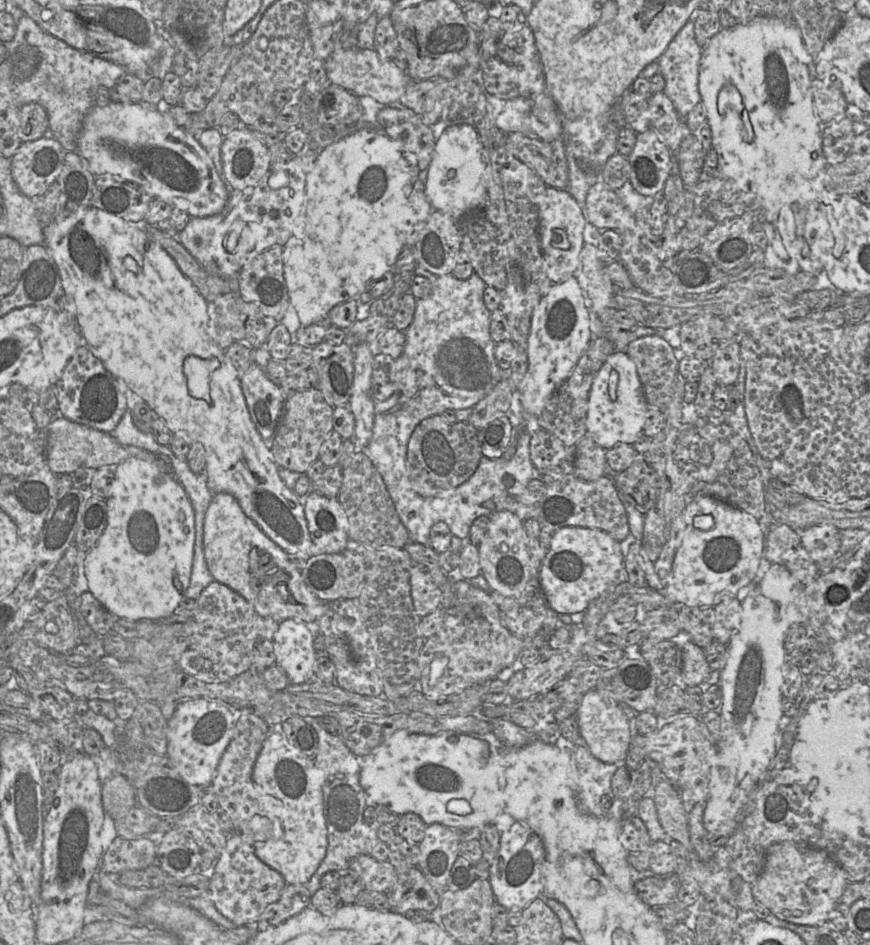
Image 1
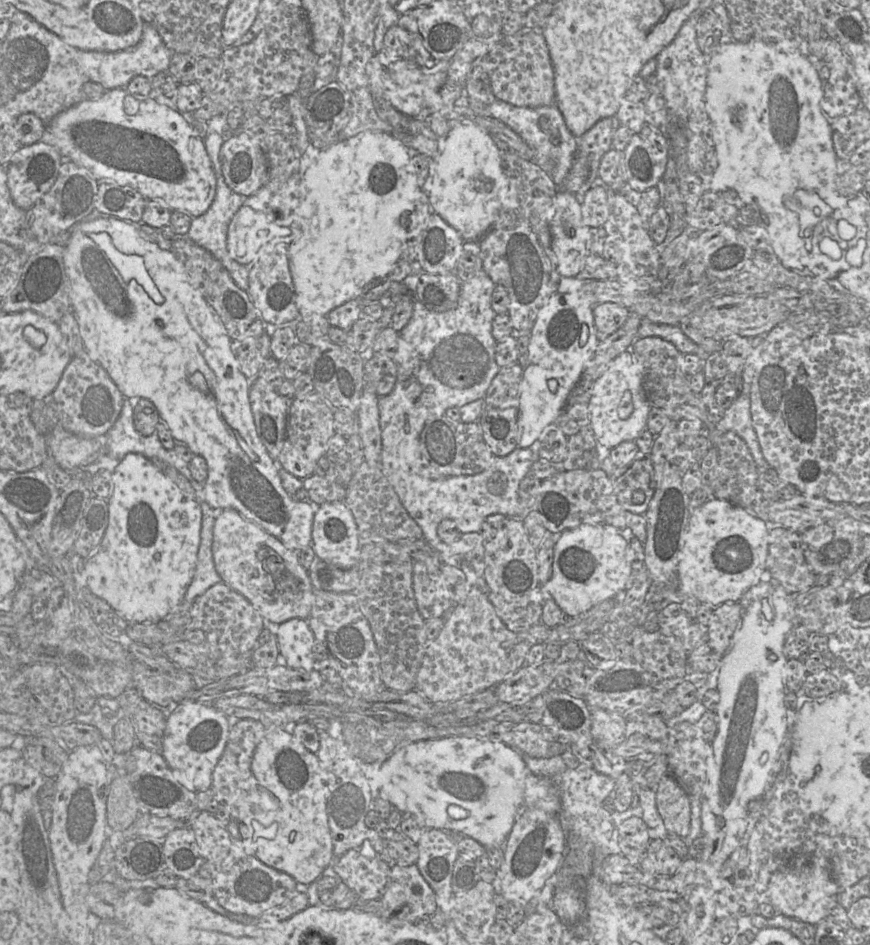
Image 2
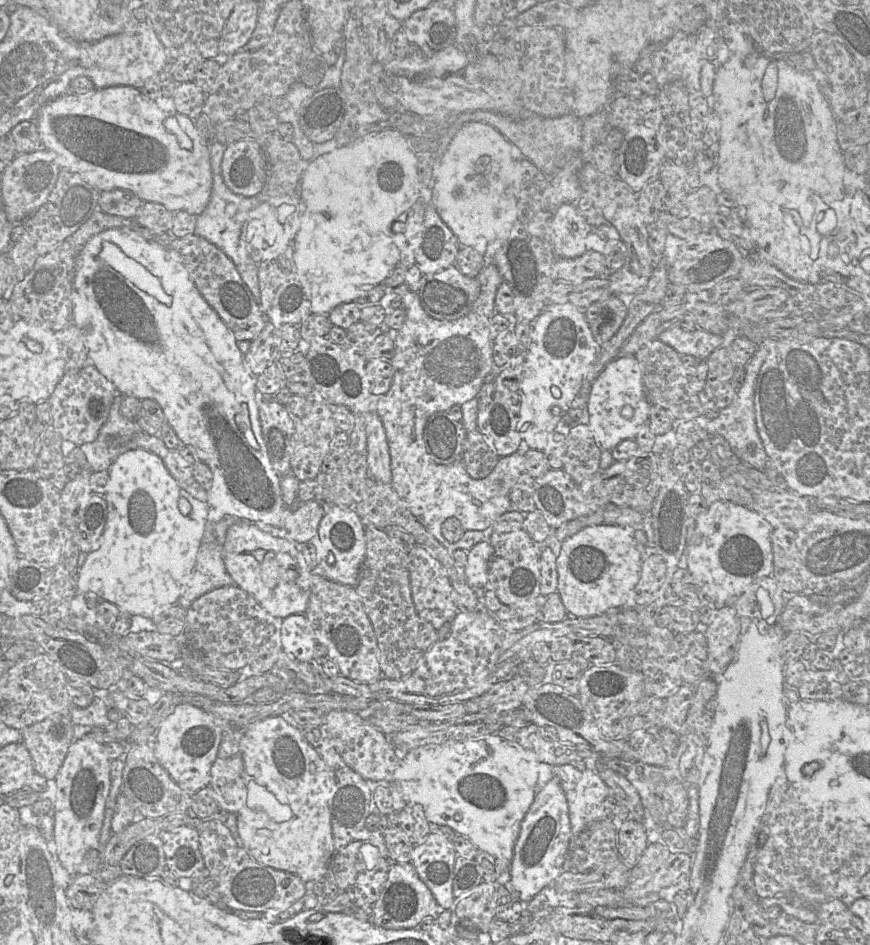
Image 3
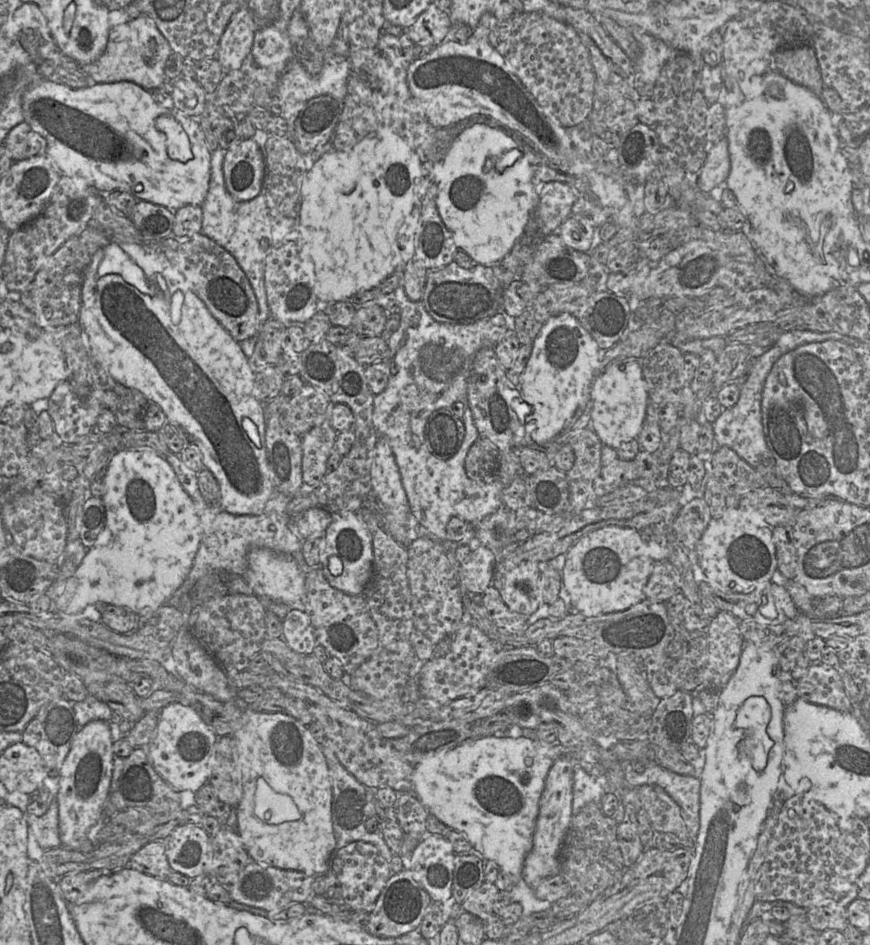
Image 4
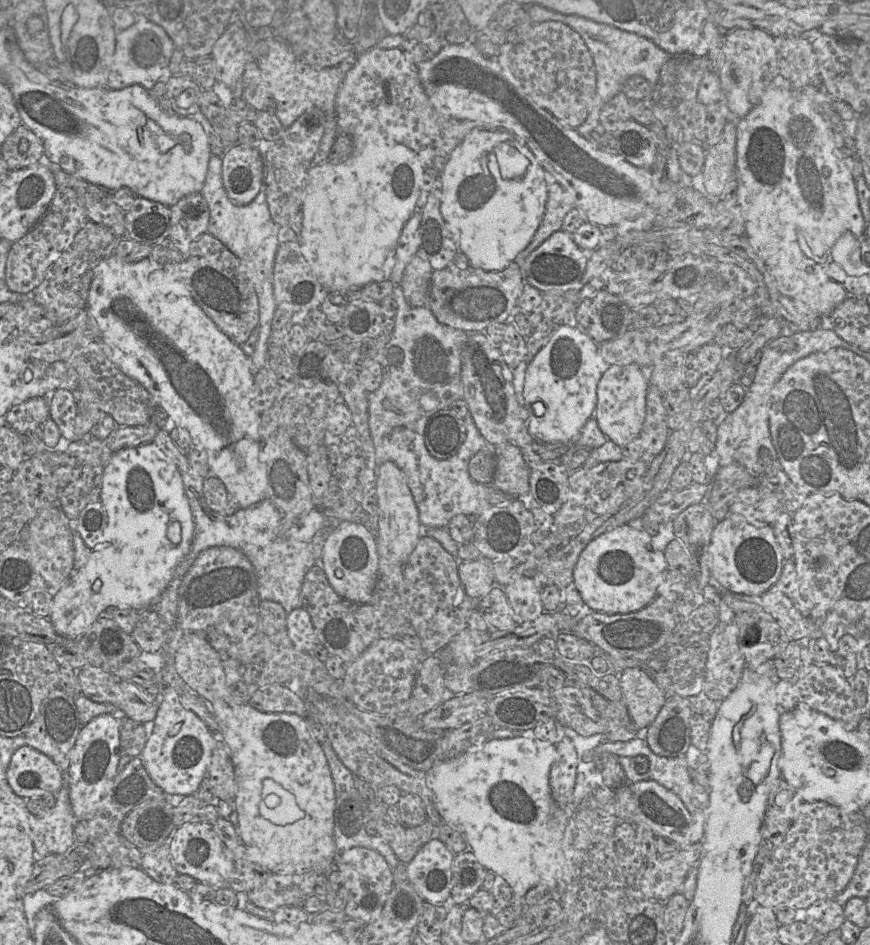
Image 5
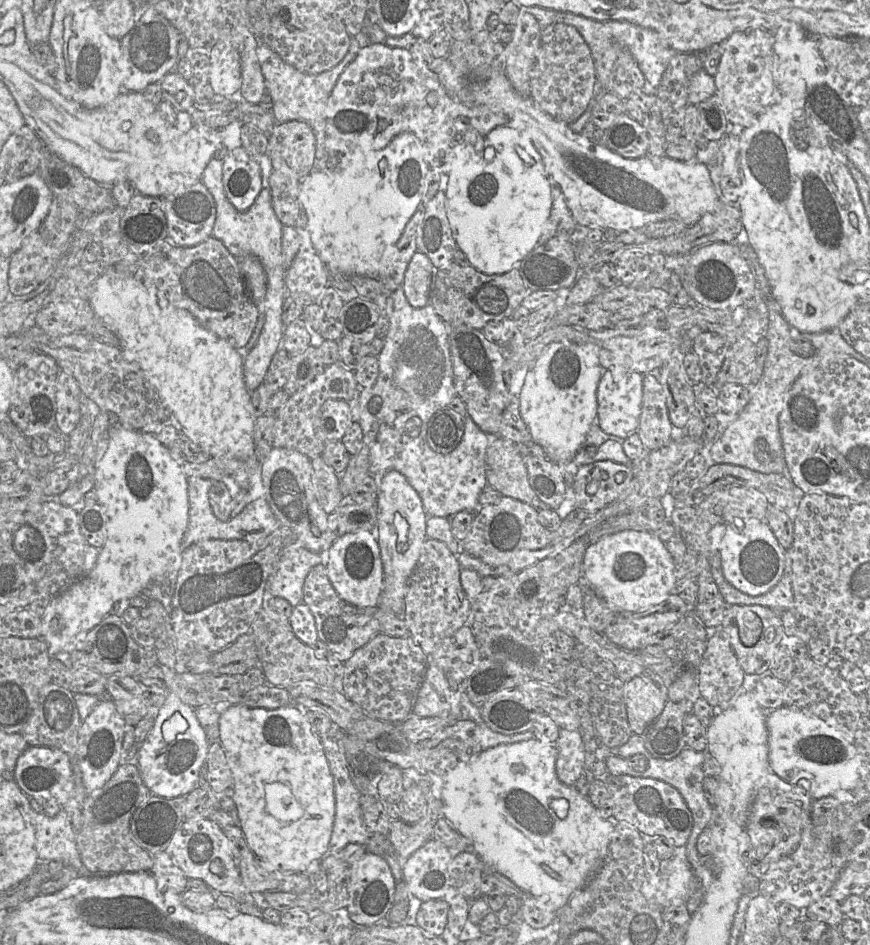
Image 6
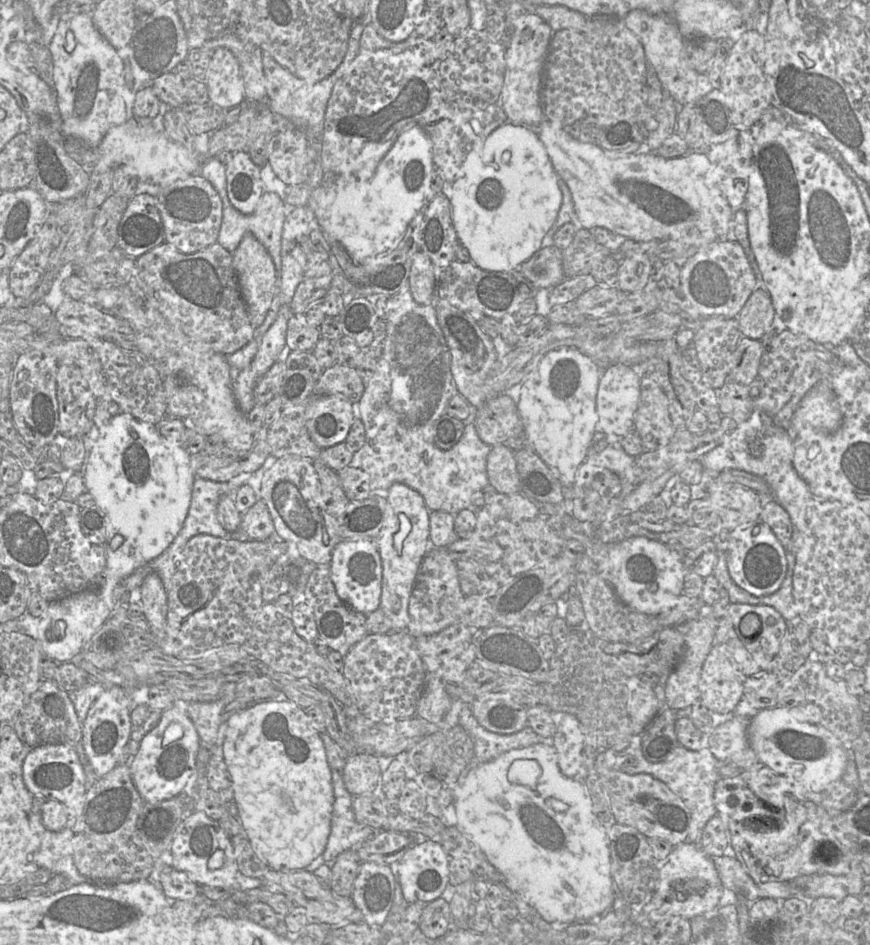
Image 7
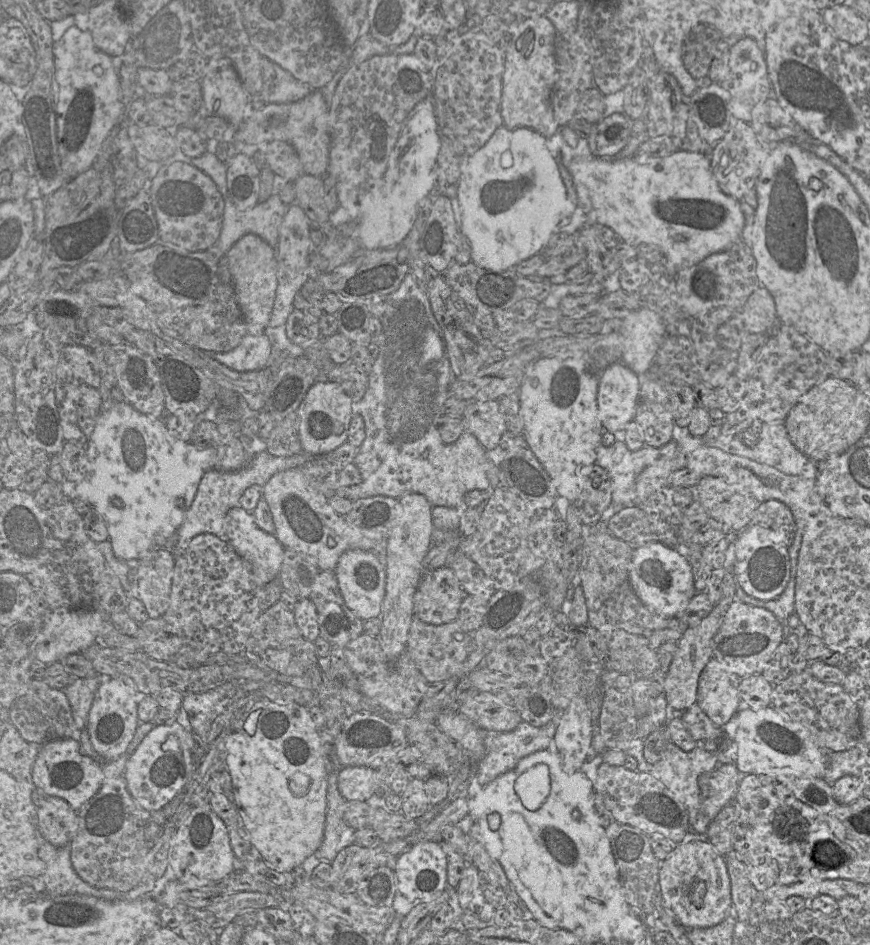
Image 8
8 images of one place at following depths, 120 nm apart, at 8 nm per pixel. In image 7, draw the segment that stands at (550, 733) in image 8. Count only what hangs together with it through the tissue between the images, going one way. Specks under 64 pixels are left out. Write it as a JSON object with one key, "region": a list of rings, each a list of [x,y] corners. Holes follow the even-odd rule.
{"region":[[[459,701],[459,724],[470,735],[474,744],[474,755],[458,780],[464,780],[468,772],[513,749],[544,743],[544,739],[529,726],[513,734],[496,734],[482,727],[474,717],[470,704]]]}

